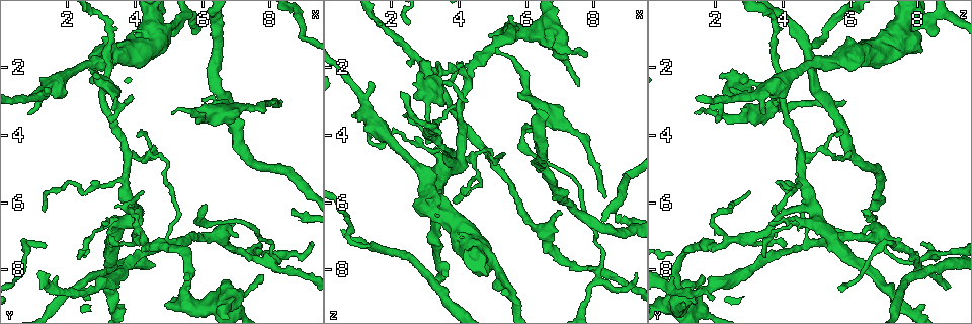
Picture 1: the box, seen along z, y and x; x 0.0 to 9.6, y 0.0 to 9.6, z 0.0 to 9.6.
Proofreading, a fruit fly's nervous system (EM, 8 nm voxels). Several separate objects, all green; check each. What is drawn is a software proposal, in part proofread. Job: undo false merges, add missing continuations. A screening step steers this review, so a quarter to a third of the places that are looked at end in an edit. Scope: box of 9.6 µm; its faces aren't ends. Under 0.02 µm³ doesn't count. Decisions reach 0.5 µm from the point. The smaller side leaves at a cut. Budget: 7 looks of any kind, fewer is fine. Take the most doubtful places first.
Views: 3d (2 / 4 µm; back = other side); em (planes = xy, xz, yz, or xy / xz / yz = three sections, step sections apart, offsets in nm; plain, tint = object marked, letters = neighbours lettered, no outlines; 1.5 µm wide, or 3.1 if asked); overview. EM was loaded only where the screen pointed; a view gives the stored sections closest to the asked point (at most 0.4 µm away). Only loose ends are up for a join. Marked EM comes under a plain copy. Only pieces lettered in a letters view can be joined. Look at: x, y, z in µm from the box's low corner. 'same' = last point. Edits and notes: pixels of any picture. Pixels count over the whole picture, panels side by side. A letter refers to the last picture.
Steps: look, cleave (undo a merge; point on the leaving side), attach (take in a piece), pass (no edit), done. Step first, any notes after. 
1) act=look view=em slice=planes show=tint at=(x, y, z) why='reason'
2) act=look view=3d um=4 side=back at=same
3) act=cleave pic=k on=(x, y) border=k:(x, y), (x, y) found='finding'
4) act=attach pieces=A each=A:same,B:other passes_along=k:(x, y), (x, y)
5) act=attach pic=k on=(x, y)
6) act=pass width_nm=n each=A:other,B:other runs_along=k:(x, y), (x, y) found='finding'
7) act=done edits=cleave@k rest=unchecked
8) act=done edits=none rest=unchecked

act=look view=3d um=4 at=(8.30, 3.00, 5.85) why='thin end'

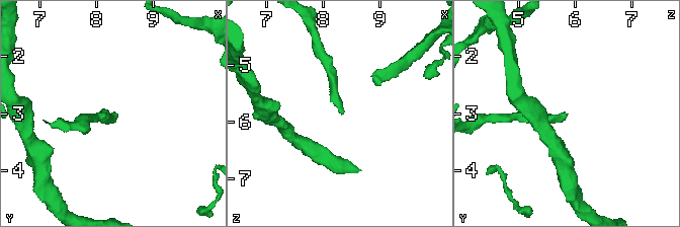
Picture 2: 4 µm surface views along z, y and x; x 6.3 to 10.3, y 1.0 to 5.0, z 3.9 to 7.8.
act=look view=em slice=xy step=4 show=letters at=(8.35, 3.10, 5.85)

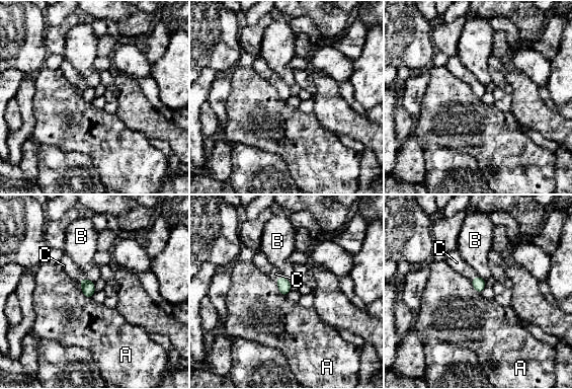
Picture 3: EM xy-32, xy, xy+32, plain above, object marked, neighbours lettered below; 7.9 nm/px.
act=look view=em slice=planes show=letters at=same why='cut it another way'

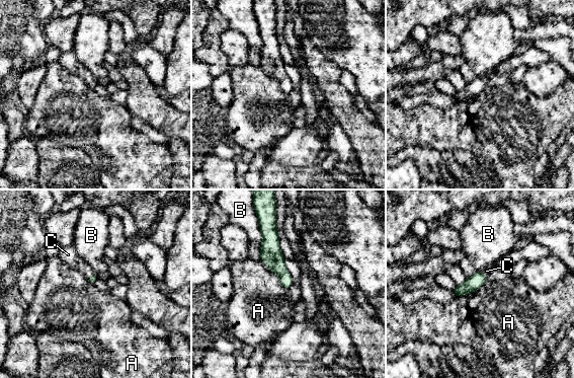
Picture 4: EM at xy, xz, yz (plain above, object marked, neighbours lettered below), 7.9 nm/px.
act=attach pic=4 on=(68, 254) each=A:other,B:other,C:same passes_along=4:(92, 279), (90, 275), (68, 254) found='it goes on there'

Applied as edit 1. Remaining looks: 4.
act=look view=overview

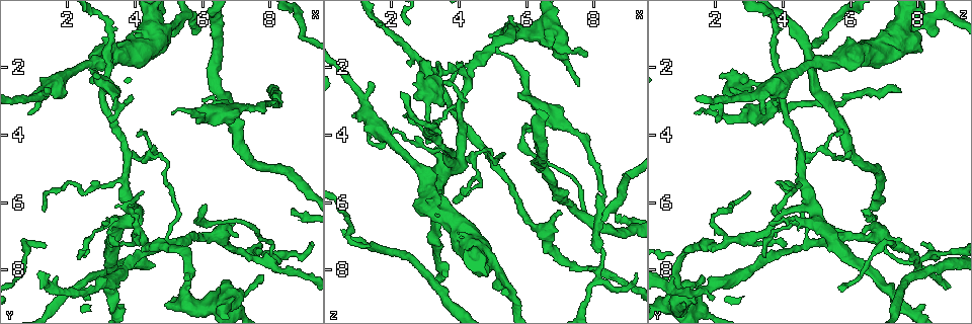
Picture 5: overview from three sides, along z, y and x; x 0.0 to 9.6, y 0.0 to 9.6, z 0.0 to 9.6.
act=look view=em slice=xy step=4 show=tint at=(8.15, 2.70, 7.55) why='end of a long branch'

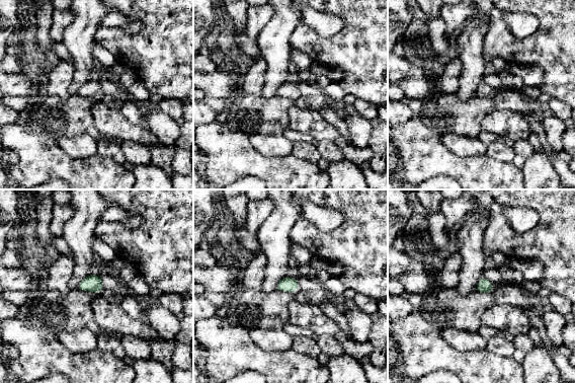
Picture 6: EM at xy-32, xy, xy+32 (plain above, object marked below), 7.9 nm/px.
act=look view=em slice=planes show=letters at=same why='cut it another way'

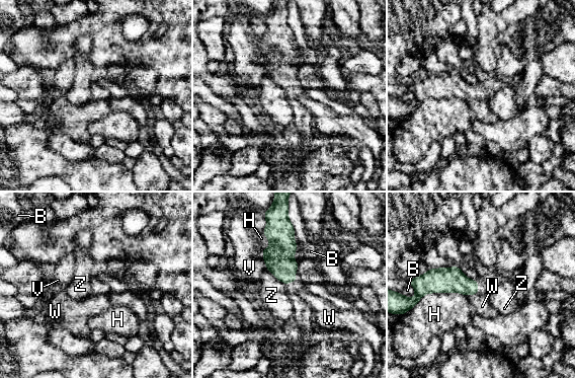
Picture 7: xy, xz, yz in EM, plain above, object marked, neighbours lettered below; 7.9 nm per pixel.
act=pass each=B:other,H:other,V:other,W:other,Z:other border=7:(267, 269), (283, 284) found='none of them fits'

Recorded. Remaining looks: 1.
act=done edits=attach@4 rest=unchecked

